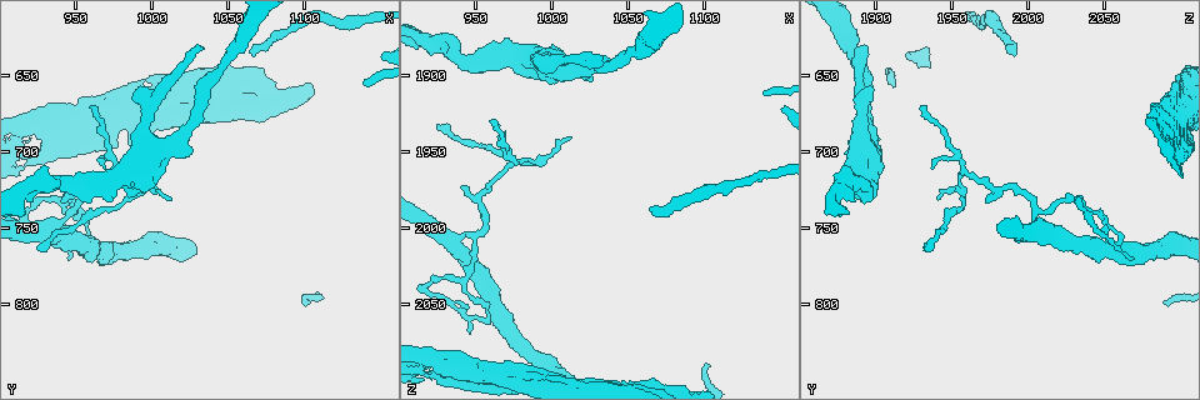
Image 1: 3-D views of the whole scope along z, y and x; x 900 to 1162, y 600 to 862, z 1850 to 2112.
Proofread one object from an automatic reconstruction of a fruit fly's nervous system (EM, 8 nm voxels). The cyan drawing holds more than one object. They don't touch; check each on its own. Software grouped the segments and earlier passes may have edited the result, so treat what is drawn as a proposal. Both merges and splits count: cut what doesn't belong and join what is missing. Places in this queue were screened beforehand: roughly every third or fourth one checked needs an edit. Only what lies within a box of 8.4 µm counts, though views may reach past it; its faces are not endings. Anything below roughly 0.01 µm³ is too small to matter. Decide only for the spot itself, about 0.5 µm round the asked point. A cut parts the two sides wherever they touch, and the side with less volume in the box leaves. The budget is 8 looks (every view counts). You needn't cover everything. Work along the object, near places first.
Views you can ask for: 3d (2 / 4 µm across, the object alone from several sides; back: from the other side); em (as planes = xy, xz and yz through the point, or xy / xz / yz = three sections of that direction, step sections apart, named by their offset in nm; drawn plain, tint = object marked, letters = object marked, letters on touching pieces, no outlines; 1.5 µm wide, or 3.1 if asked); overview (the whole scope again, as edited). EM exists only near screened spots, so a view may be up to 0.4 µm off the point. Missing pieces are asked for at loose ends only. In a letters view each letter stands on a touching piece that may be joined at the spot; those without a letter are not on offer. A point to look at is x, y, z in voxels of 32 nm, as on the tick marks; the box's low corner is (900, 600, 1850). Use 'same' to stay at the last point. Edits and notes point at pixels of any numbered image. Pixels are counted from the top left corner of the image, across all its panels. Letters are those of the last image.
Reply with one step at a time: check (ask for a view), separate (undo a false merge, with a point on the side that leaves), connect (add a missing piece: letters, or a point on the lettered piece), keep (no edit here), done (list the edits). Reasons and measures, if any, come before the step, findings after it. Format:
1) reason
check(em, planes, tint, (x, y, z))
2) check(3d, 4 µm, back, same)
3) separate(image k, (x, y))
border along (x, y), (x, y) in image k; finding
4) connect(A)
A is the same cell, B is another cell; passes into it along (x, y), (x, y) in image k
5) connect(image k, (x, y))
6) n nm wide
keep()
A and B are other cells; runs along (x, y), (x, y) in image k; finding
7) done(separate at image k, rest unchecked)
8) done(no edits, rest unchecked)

free end
check(em, yz, step 8, letters, (946, 770, 2070))

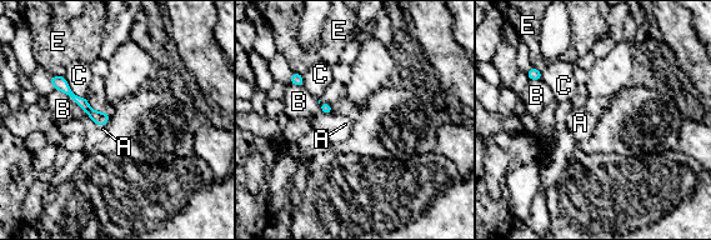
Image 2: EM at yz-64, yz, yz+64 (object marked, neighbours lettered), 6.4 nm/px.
check(em, planes, letters, same)

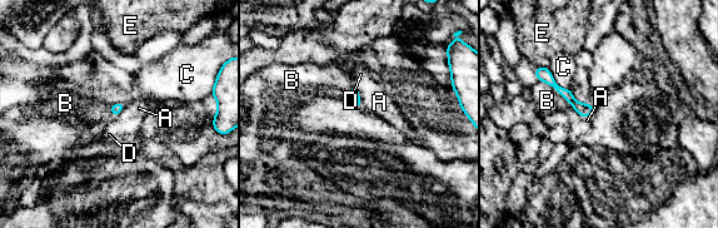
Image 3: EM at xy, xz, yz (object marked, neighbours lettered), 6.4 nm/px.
B touches over 300 nm
keep()
A, B, C, D and E are other cells; border along (125, 104), (115, 118) in image 3; no lettered piece goes on from it

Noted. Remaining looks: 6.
branch stops here
check(3d, 2 µm, (990, 652, 2096))

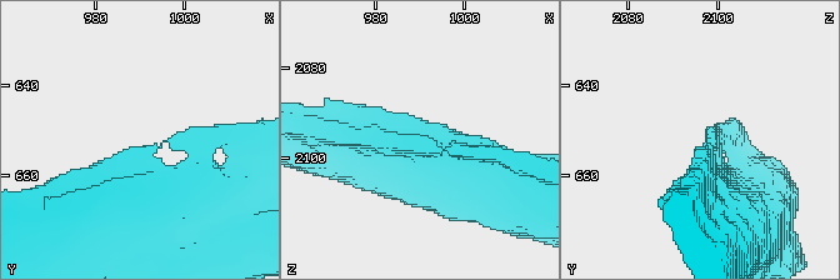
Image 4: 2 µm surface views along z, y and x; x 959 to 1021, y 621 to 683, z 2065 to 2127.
check(em, planes, letters, (989, 653, 2096))

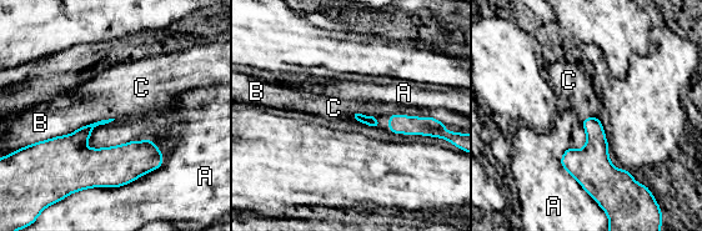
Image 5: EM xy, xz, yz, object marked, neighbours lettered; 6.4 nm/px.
keep()
A, B and C are other cells; runs along (45, 145), (79, 162), (159, 162) in image 5; none of them fits

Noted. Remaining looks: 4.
free end
check(em, planes, plain, (1066, 632, 1984))

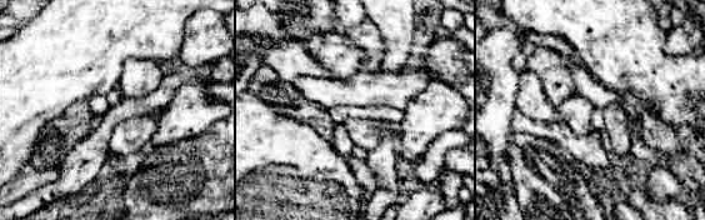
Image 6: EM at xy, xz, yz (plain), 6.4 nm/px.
check(em, planes, letters, same)

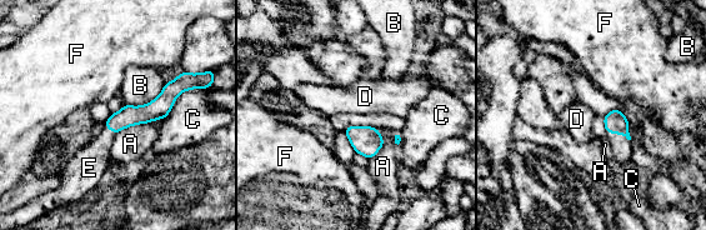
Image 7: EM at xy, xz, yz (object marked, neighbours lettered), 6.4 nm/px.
130 nm wide
connect(E)
E is the same cell, A, B, C, D and F are other cells; passes into it along (615, 121), (619, 133), (621, 148) in image 7; the neuron continues

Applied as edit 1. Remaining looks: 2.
done(connect at image 7, rest unchecked)

